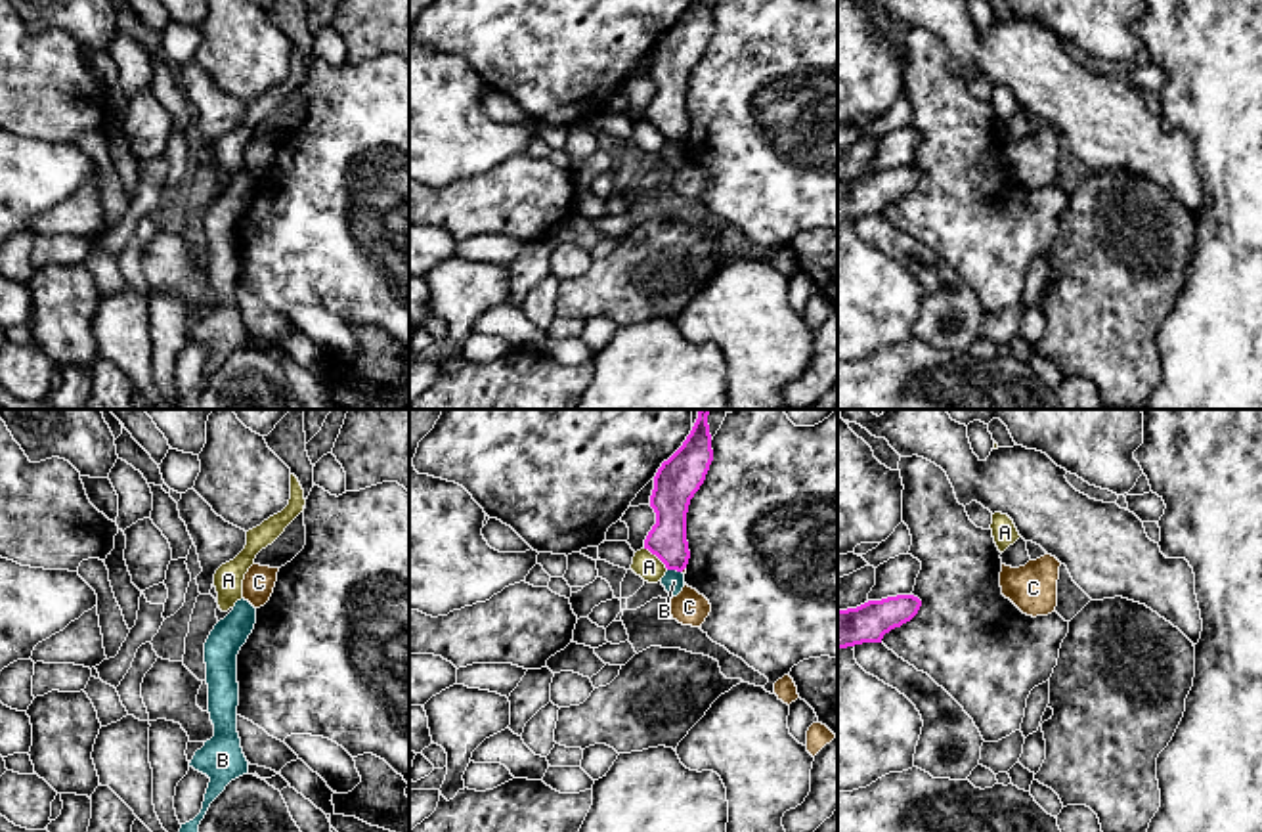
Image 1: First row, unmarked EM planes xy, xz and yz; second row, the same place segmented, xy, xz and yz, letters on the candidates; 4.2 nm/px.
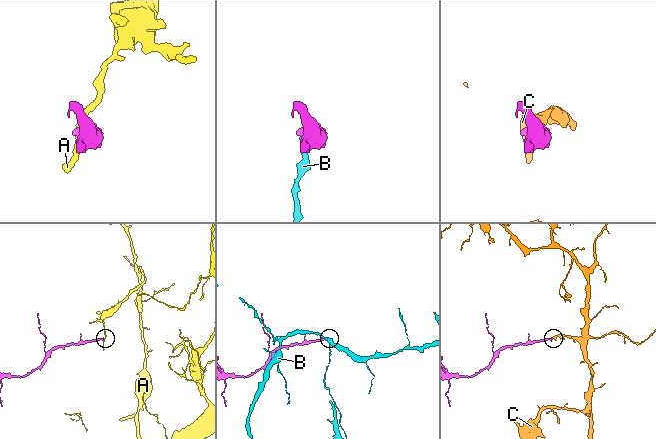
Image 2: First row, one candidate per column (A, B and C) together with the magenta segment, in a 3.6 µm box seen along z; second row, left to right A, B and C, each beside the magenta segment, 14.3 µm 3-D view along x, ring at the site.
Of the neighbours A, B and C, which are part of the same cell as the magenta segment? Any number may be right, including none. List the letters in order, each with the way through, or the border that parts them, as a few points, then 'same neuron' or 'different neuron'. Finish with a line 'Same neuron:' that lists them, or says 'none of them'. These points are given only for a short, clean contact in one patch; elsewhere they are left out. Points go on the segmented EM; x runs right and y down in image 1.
A: along xz (645, 547), (668, 569) | different neuron
B: along xz (668, 569), (681, 572) | different neuron
C: across xz (668, 538), (683, 569), (685, 569) | same neuron
Same neuron: C

